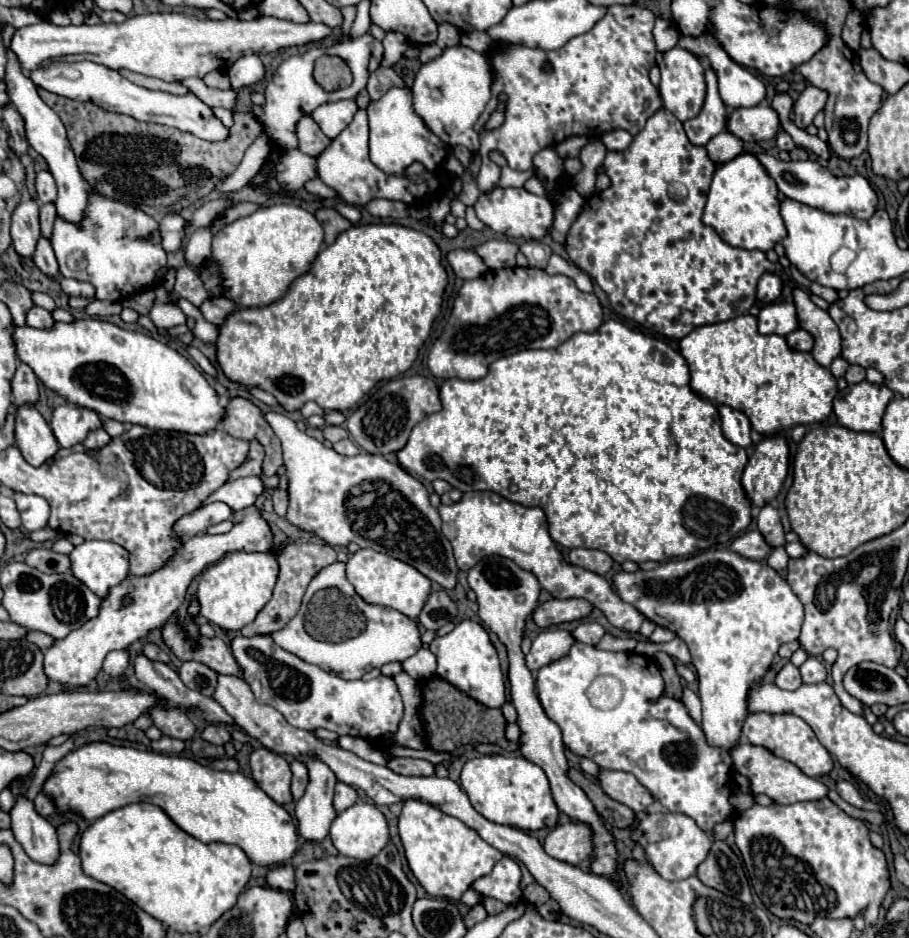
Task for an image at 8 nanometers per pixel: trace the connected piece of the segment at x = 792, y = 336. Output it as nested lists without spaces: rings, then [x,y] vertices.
[[[796,329],[792,333],[786,335],[786,343],[794,349],[794,351],[810,351],[814,341],[812,341],[812,335],[806,333],[804,329]]]

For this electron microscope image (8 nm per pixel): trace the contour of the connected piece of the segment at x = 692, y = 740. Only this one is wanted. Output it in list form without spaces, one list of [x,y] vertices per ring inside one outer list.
[[[574,643],[568,657],[538,671],[536,689],[546,715],[562,729],[564,745],[578,757],[592,759],[600,769],[632,773],[668,811],[692,817],[706,833],[712,833],[716,823],[722,823],[734,815],[734,807],[728,803],[732,763],[728,751],[706,743],[704,731],[692,721],[680,701],[660,697],[664,691],[664,679],[650,657],[636,655],[634,651],[614,653],[596,649],[594,645]]]

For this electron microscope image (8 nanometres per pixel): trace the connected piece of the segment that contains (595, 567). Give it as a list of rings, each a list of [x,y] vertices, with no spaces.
[[[572,549],[570,563],[584,567],[588,571],[594,571],[598,575],[606,575],[614,565],[612,557],[604,551],[598,551],[598,549]]]

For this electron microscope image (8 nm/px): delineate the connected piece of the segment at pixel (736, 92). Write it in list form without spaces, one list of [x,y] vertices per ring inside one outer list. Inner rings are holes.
[[[706,33],[698,39],[694,37],[682,37],[680,47],[692,51],[698,57],[706,57],[710,61],[710,67],[716,69],[718,85],[722,101],[730,107],[754,107],[766,97],[764,83],[750,73],[746,67],[732,61],[724,49],[718,45],[712,33]]]

